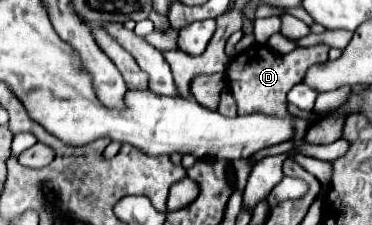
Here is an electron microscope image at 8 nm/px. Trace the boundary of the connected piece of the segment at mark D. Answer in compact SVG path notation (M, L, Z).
M254 43L250 49L236 55L228 65L228 85L238 103L238 115L248 113L268 113L268 115L290 115L286 109L286 93L304 79L306 71L316 65L328 61L328 45L314 47L298 47L292 53L278 55L268 45Z

